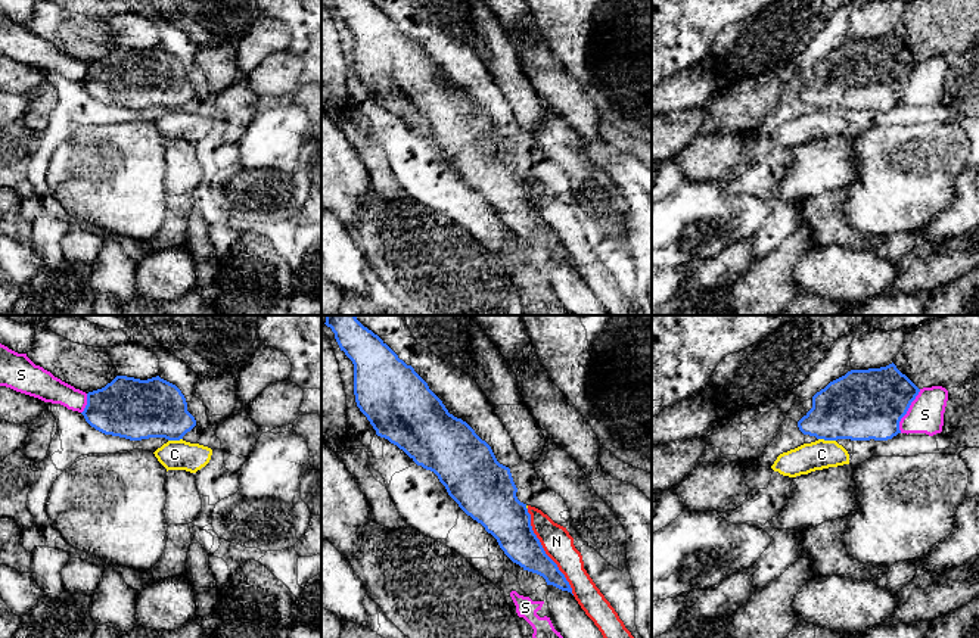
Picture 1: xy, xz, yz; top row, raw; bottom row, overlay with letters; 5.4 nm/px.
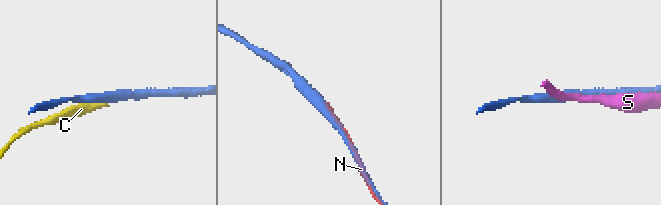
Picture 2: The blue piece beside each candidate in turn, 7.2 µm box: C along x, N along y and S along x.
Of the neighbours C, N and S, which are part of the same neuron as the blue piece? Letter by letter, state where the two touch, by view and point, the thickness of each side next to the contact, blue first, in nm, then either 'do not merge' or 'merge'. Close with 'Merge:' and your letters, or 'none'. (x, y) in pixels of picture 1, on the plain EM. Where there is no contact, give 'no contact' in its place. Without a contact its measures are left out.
C: yz (827, 109) | 380/160 nm | do not merge
N: xz (544, 221) | 240/160 nm | do not merge
S: yz (907, 80) | 380/190 nm | do not merge
Merge: none

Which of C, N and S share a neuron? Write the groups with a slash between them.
C N / S

